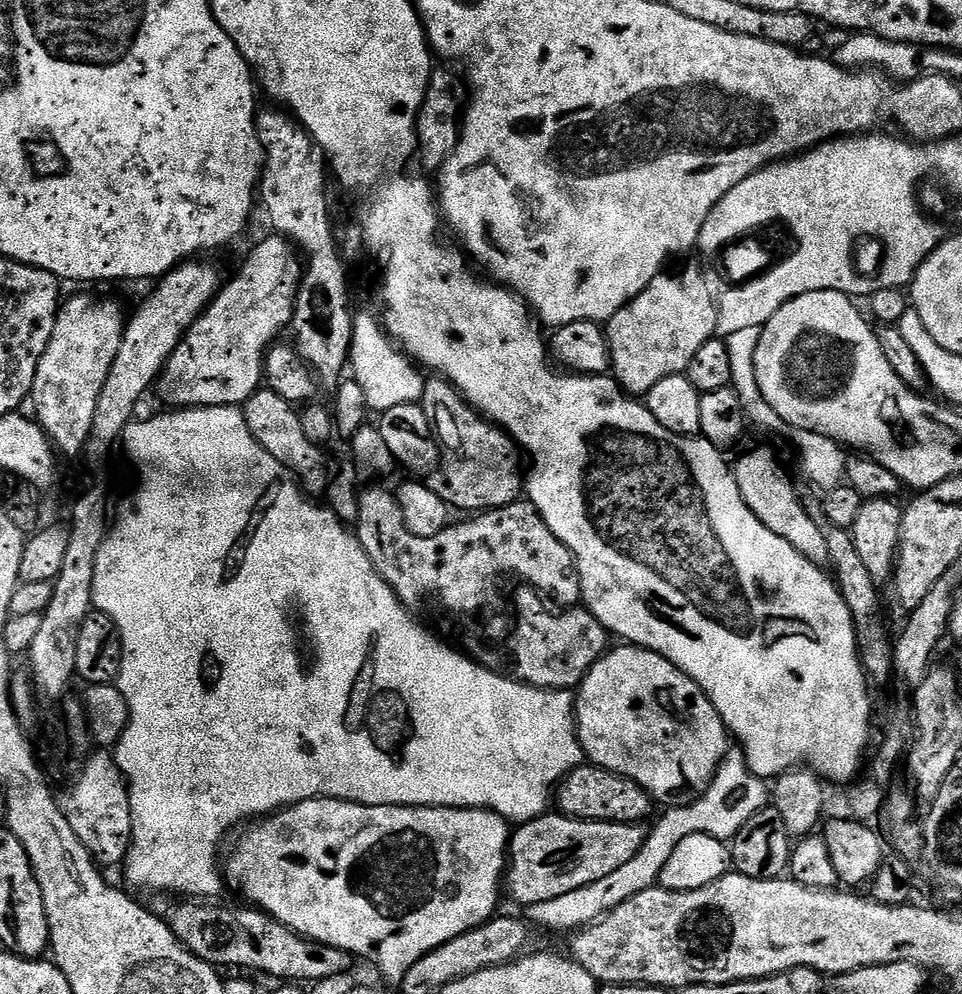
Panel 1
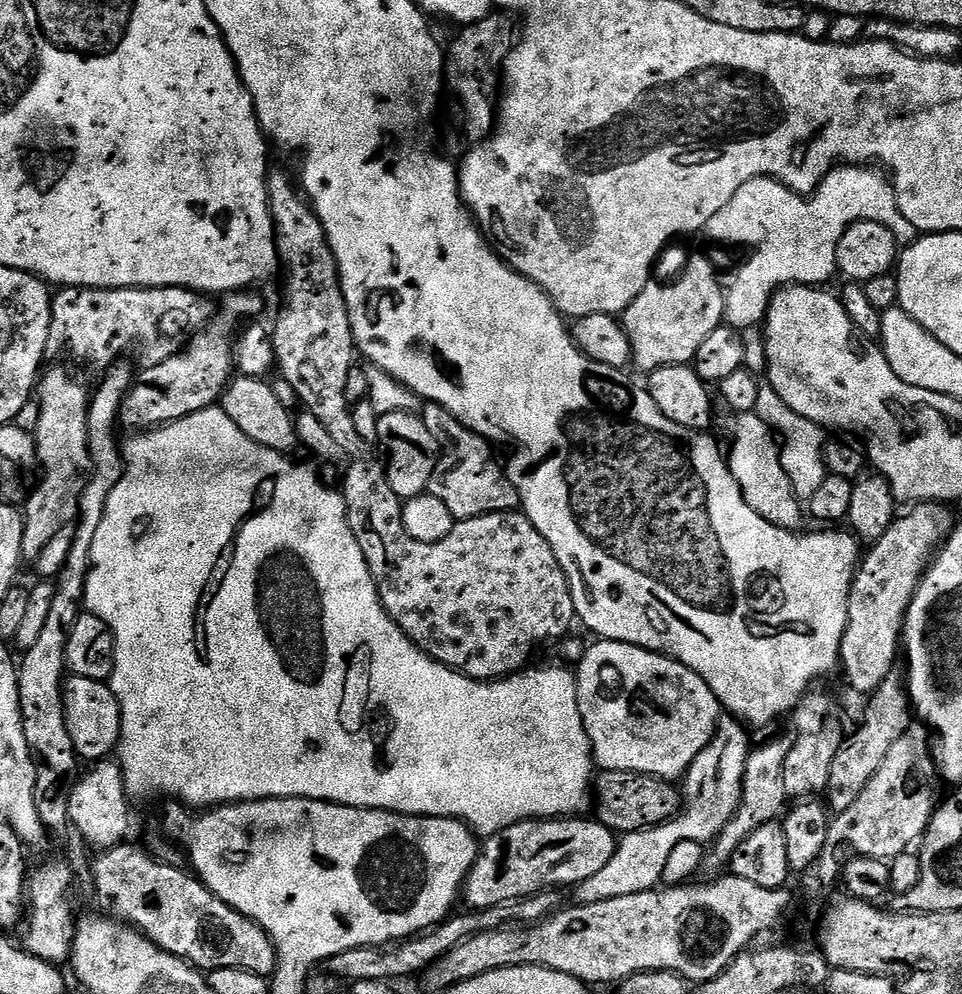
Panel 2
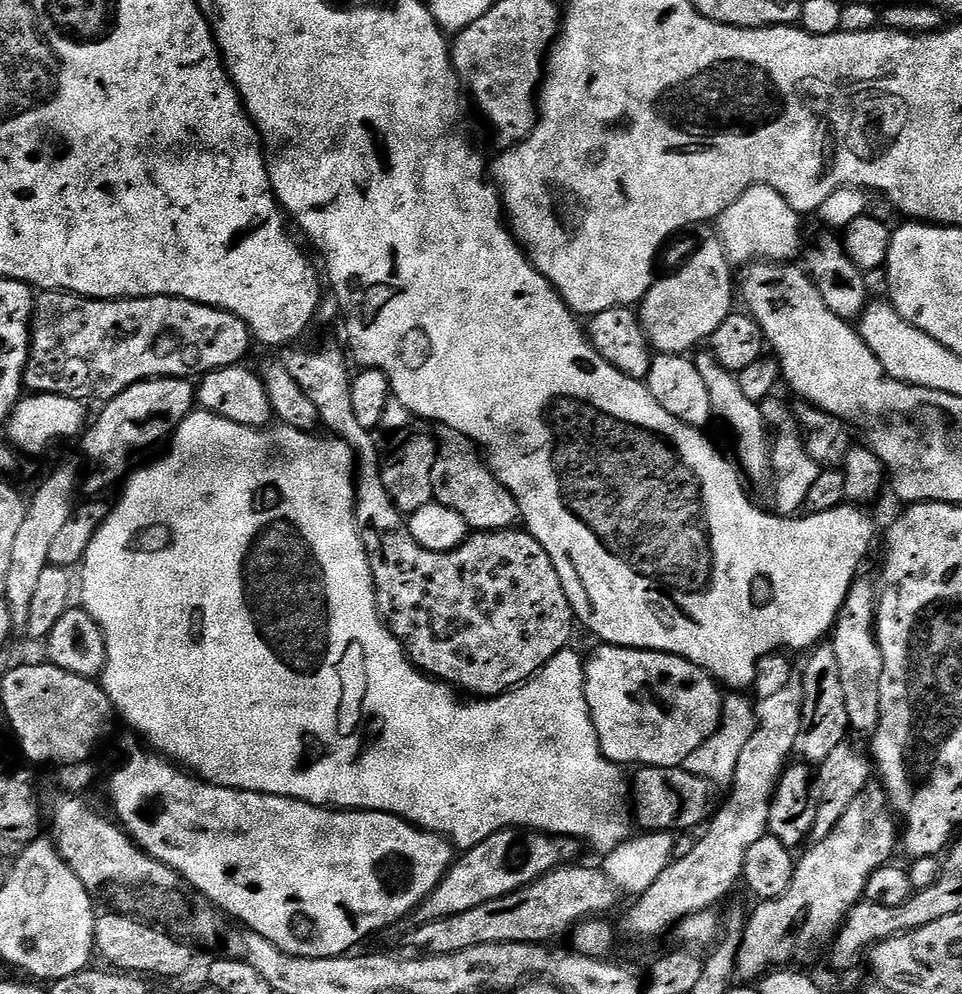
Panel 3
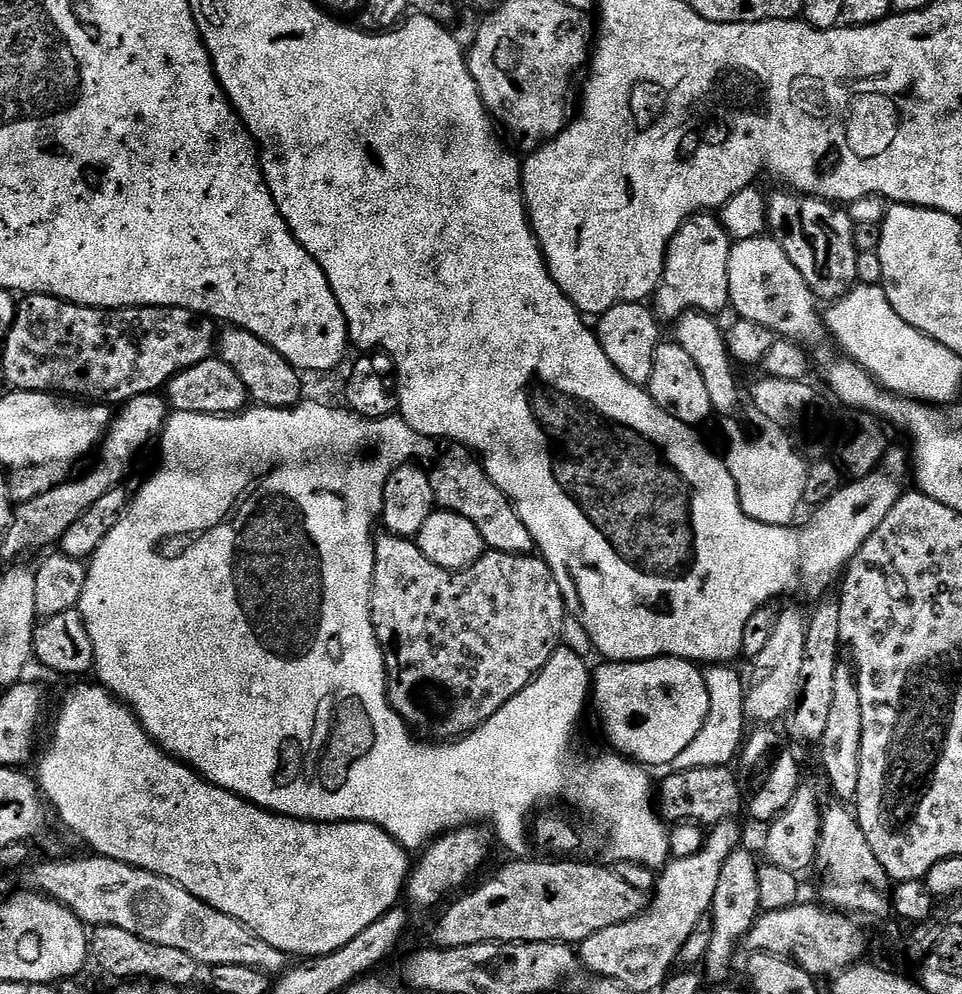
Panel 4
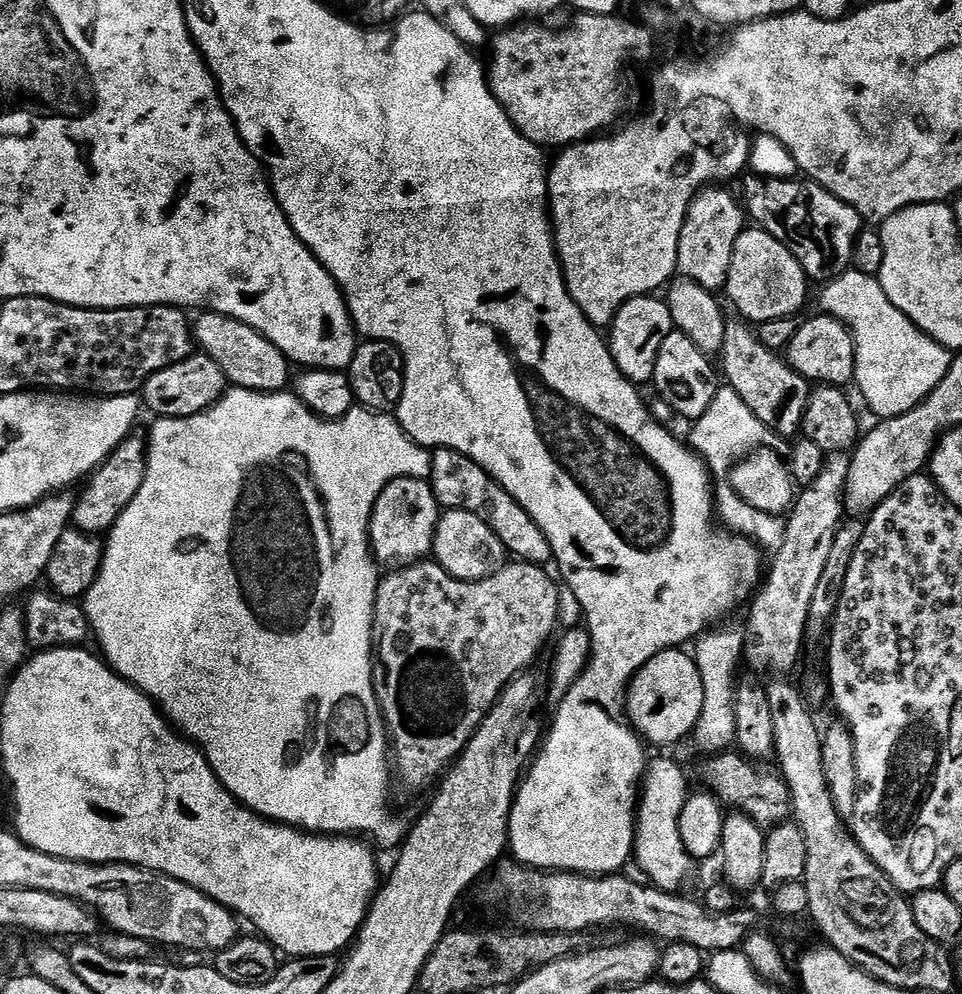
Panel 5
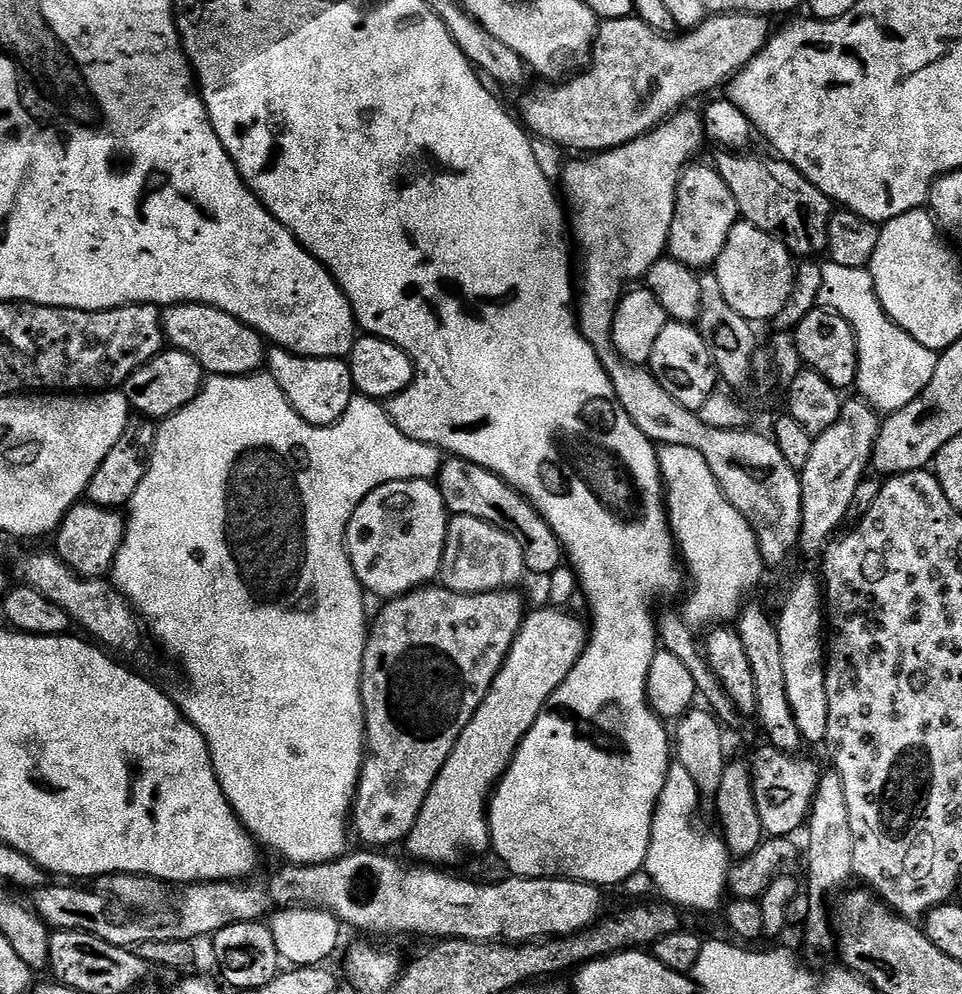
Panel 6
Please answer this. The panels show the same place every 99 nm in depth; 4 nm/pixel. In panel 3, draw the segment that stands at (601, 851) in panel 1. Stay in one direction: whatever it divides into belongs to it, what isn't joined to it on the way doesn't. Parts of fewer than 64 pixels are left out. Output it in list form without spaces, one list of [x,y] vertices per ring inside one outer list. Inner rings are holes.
[[[516,830],[495,832],[478,846],[467,849],[461,855],[464,857],[461,860],[459,857],[453,863],[436,889],[412,912],[411,923],[418,925],[438,922],[442,918],[474,910],[474,906],[482,906],[482,902],[490,902],[494,898],[517,892],[546,873],[553,872],[555,868],[571,865],[579,857],[576,855],[580,848],[581,841],[570,836],[549,836],[547,832],[531,830],[523,834]]]

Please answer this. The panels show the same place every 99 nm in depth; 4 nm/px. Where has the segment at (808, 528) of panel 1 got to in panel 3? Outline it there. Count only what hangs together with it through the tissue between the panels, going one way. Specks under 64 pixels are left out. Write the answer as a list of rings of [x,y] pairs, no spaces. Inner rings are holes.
[[[697,351],[694,356],[698,366],[698,374],[702,374],[702,382],[706,385],[706,391],[710,394],[710,406],[713,413],[719,419],[721,416],[728,423],[728,428],[732,431],[733,438],[736,439],[736,456],[740,459],[741,465],[739,464],[739,467],[742,469],[743,475],[749,481],[752,479],[756,484],[762,483],[763,480],[771,481],[774,473],[772,471],[770,424],[769,421],[764,419],[763,407],[760,404],[750,402],[750,398],[746,398],[742,386],[738,386],[736,373],[724,369],[716,361],[711,351],[700,351]]]

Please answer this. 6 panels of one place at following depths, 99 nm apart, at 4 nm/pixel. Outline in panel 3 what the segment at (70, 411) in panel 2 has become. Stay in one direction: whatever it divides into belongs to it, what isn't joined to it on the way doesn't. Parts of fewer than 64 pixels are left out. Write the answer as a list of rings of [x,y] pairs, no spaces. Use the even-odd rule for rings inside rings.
[[[64,464],[56,468],[40,484],[40,489],[27,501],[22,518],[22,526],[18,526],[18,535],[14,537],[14,546],[10,546],[10,570],[6,570],[6,590],[3,595],[8,601],[10,612],[18,618],[26,618],[30,614],[30,602],[34,598],[34,589],[42,575],[42,570],[50,567],[50,545],[55,536],[62,531],[62,526],[70,522],[76,500],[76,468],[72,464]]]

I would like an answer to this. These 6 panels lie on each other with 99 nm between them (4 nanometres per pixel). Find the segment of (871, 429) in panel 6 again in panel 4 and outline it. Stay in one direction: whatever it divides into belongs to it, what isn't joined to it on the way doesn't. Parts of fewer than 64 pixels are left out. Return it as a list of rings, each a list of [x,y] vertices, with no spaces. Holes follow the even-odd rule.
[[[788,608],[776,620],[776,625],[772,628],[772,633],[764,640],[764,645],[752,656],[752,661],[748,664],[748,669],[743,669],[742,690],[744,691],[744,714],[745,717],[752,716],[756,722],[776,722],[779,718],[787,717],[788,711],[792,709],[792,704],[796,700],[798,690],[798,674],[802,670],[802,650],[806,650],[806,627],[805,613],[800,613],[796,608]]]

